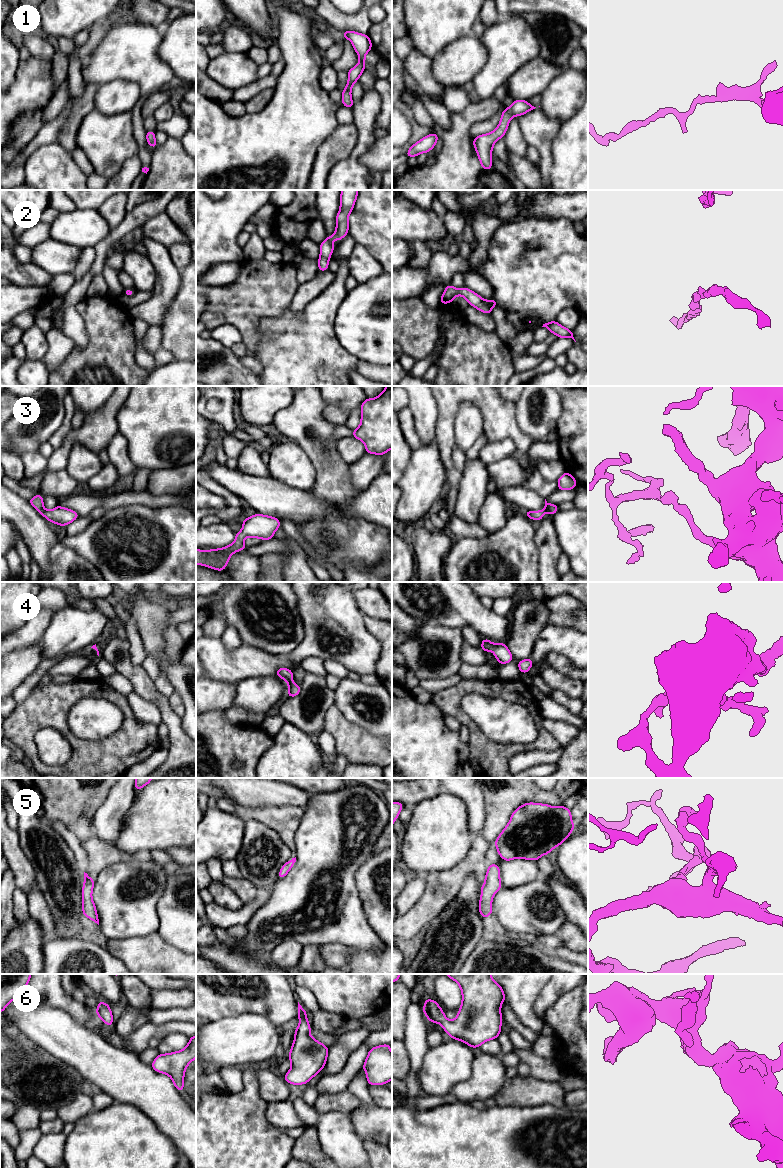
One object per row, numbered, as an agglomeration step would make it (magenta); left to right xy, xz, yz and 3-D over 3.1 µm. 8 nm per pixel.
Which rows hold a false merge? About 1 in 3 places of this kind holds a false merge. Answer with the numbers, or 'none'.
none

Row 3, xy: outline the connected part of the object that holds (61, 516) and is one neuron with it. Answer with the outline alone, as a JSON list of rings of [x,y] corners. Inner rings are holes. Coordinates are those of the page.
[[[37,494],[29,500],[29,503],[48,521],[57,525],[66,526],[79,517],[79,514],[68,508],[57,505],[53,510],[47,511],[43,505],[43,497]]]

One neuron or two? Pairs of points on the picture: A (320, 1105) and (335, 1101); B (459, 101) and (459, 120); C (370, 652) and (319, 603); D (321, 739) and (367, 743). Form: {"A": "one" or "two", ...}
{"A": "one", "B": "two", "C": "one", "D": "two"}

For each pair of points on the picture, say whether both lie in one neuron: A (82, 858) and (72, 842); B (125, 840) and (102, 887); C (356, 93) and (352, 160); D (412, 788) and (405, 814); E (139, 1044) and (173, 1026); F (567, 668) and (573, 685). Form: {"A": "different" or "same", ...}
{"A": "same", "B": "different", "C": "different", "D": "different", "E": "same", "F": "different"}

